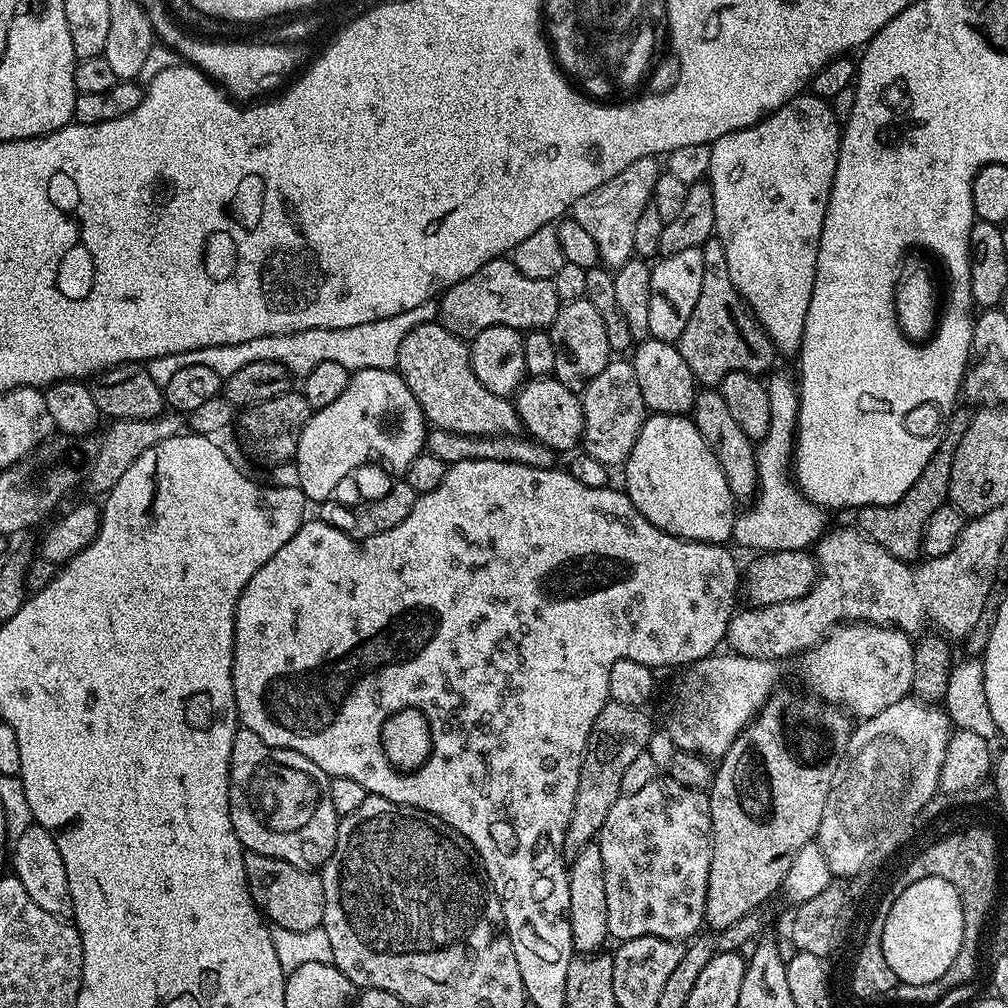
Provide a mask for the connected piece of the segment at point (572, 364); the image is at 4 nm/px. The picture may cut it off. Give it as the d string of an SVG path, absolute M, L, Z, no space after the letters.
M575 300L569 304L561 304L554 322L550 326L554 342L554 378L562 382L562 386L573 390L582 390L602 370L606 370L613 355L610 342L606 342L606 326L602 326L602 318L588 300Z

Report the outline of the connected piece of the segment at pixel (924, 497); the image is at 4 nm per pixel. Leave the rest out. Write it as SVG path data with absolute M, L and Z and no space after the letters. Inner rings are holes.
M953 411L947 425L946 431L941 435L940 445L934 450L930 462L926 462L926 470L918 474L918 482L898 498L898 502L886 506L866 506L855 513L855 527L864 535L869 536L882 550L894 554L894 558L915 561L921 555L924 547L924 527L930 522L930 514L938 510L948 500L950 490L950 470L954 462L954 450L958 450L958 442L962 442L962 434L966 434L969 413Z

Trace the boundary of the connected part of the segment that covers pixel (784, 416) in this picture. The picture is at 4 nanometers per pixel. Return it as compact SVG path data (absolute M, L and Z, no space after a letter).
M773 371L766 383L770 394L770 430L766 438L756 444L756 465L758 466L758 486L754 499L745 510L737 511L736 525L732 540L744 548L753 548L756 554L771 554L811 549L825 535L829 527L829 513L804 499L790 465L794 460L796 447L796 423L800 409L800 394L797 383L784 372Z

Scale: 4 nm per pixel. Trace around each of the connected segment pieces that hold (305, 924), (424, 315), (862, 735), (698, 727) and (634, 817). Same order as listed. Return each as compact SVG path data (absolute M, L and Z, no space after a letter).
M249 851L244 854L244 869L252 900L275 927L286 930L314 930L323 925L324 882L315 871L290 866L290 862Z
M435 299L427 300L411 310L391 315L390 318L376 319L360 326L319 327L315 330L288 332L286 335L255 336L247 342L227 343L226 346L203 347L202 350L184 351L182 354L166 354L162 358L147 361L146 367L154 382L164 385L182 366L207 366L220 376L228 379L230 374L242 370L253 362L272 361L280 364L295 377L306 377L321 362L336 362L348 371L362 369L395 369L399 347L407 334L420 325L435 323L439 317L439 303Z
M909 694L882 714L861 719L853 727L846 753L848 781L826 798L822 830L832 830L833 877L851 877L871 863L878 847L897 841L909 817L916 817L926 802L940 792L942 762L954 725L939 703L917 700Z
M713 654L687 665L672 688L672 705L668 708L668 717L664 724L668 727L669 738L676 743L675 747L679 751L696 752L709 758L724 756L730 750L734 738L738 738L740 731L754 719L769 696L777 691L779 684L776 683L780 680L780 672L776 669L775 659L759 660L735 654L720 655Z
M657 778L635 794L621 794L602 822L598 843L606 870L608 935L613 941L657 936L684 942L705 927L712 819L704 792Z

